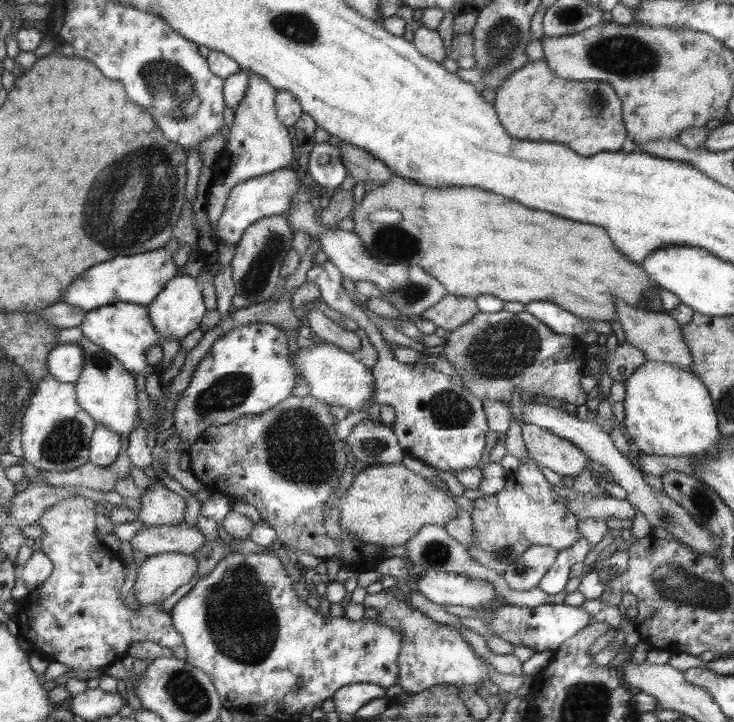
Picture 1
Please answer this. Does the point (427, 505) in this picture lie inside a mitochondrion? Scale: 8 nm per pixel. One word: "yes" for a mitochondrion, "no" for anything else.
no

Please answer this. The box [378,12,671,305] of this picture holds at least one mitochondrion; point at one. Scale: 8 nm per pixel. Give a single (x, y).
(623, 55)

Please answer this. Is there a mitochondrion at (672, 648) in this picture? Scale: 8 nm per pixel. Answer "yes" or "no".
no

